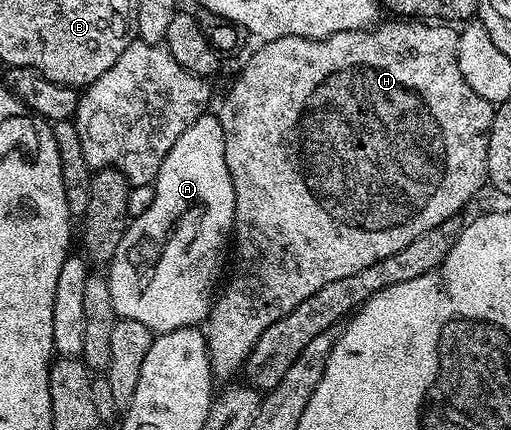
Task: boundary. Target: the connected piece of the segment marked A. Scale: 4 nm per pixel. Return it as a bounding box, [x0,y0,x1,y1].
[106,112,236,335]

